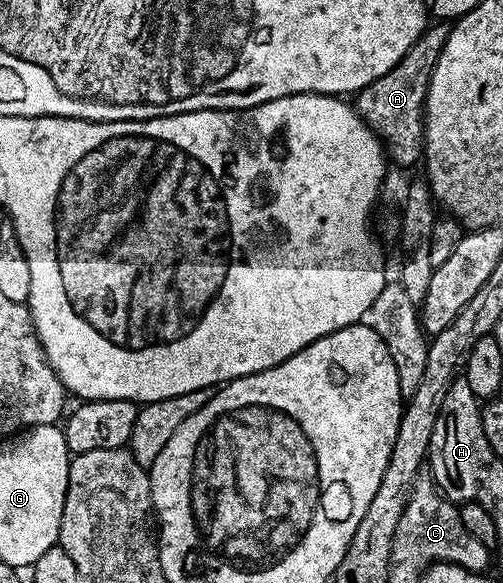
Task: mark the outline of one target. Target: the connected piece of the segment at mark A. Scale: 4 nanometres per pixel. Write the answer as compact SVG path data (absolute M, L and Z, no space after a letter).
M437 21L426 27L425 31L403 53L399 65L383 77L371 81L362 91L356 92L355 110L357 116L365 120L366 125L374 131L381 140L386 156L393 159L401 167L413 167L422 162L425 149L425 98L429 88L429 78L439 61L439 53L443 53L443 45L447 45L450 24Z

